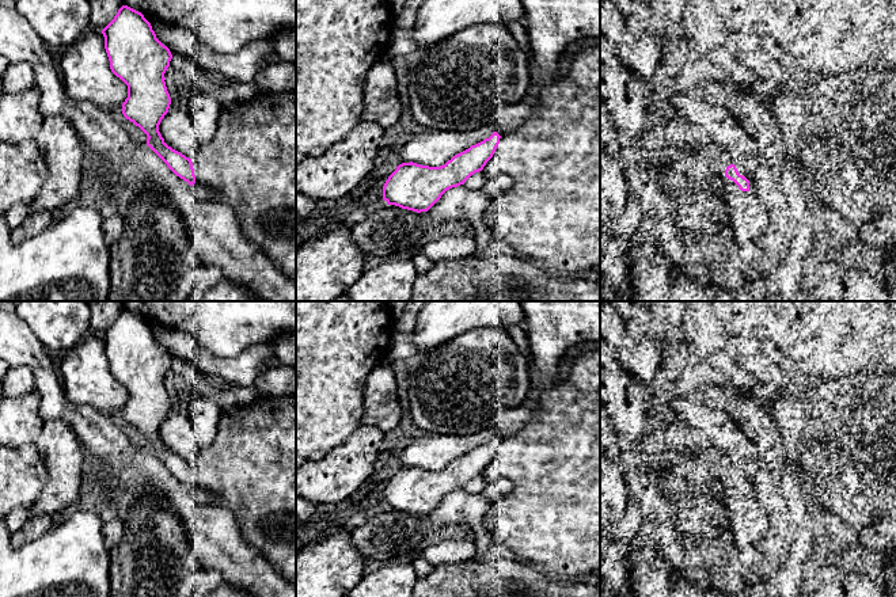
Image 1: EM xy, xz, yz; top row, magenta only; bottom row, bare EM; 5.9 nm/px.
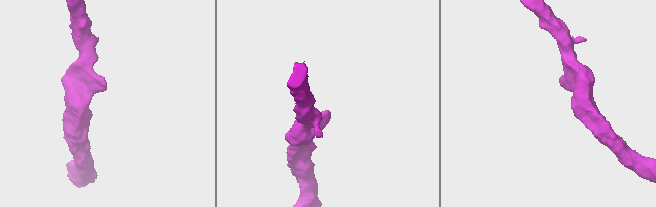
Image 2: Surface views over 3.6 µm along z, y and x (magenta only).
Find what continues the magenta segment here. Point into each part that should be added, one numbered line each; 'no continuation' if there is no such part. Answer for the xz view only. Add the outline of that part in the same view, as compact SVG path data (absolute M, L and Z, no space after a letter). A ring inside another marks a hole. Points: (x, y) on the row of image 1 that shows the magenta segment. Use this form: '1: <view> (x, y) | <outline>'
1: xz (512, 117) | M532 91L515 106L504 109L493 123L494 132L501 136L505 132L516 130L535 113L536 103L538 100Z

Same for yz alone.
1: yz (728, 186) | M724 176L724 179L720 182L718 186L722 190L722 193L726 195L737 194L741 191L739 186L733 180L728 179L726 176Z

